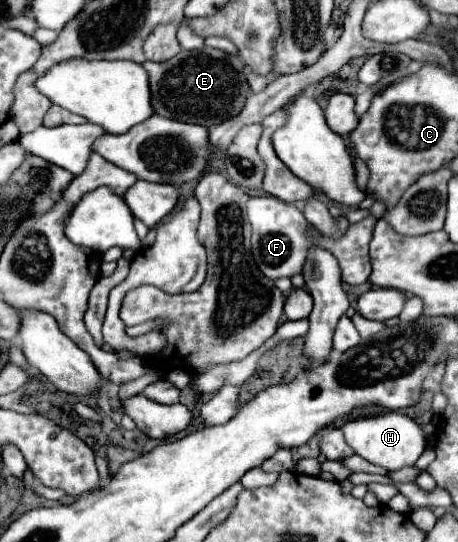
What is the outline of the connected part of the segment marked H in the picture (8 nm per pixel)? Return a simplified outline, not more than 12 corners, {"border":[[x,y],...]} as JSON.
{"border":[[397,411],[341,425],[357,455],[387,471],[413,465],[425,439]]}

